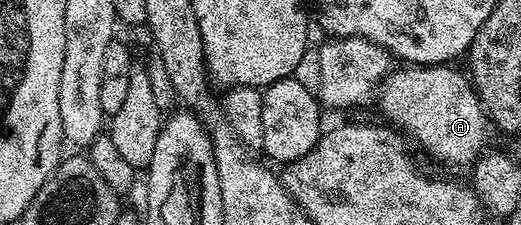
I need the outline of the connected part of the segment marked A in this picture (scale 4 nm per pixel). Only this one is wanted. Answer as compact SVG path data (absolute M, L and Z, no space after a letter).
M456 66L398 68L380 81L378 101L383 119L401 133L412 135L434 159L444 164L475 164L488 146L490 121L471 79L465 73L463 76Z

